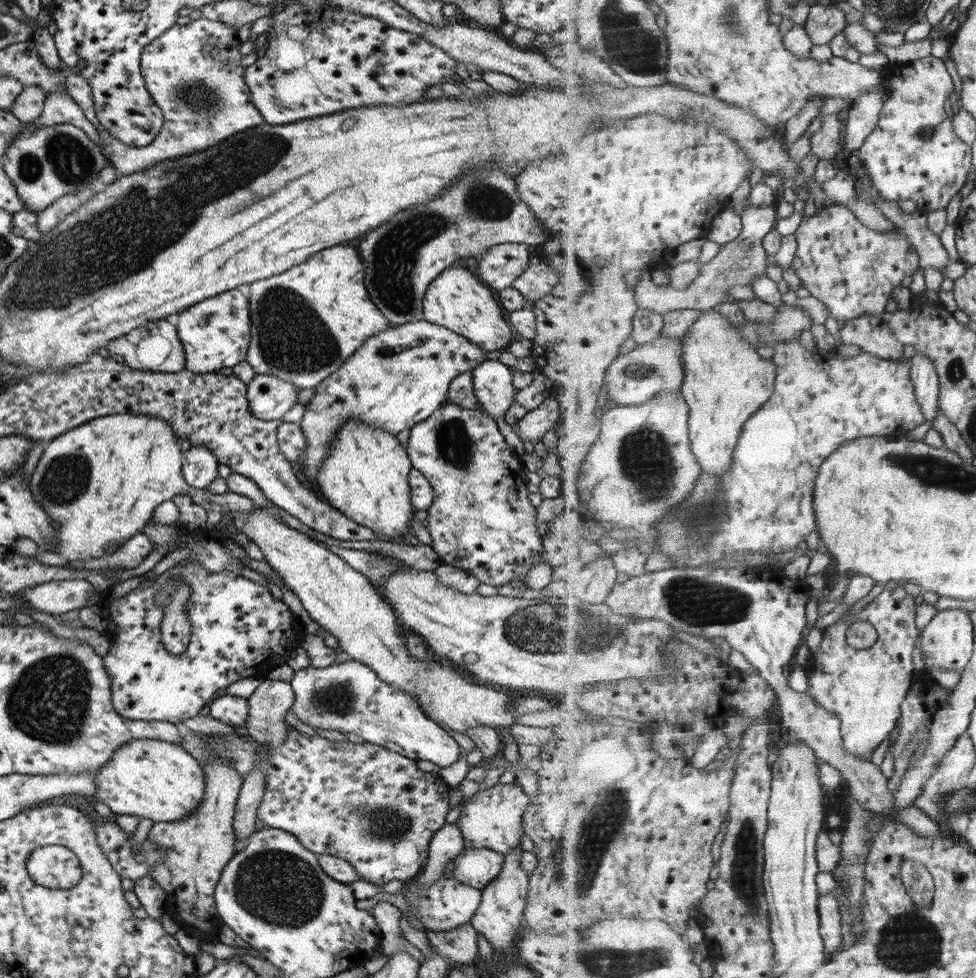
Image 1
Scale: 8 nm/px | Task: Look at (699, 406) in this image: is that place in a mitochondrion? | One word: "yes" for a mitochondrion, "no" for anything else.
no

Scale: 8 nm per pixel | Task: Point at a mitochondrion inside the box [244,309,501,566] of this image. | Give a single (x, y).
(453, 442)

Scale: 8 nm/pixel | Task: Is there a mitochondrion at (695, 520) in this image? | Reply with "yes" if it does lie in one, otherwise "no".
yes

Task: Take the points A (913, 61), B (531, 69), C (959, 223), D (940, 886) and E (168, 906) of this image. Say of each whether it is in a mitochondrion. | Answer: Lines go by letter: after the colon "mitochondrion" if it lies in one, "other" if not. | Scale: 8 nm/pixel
A: other
B: other
C: other
D: other
E: other

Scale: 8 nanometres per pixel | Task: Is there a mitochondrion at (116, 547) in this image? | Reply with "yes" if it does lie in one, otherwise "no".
no

